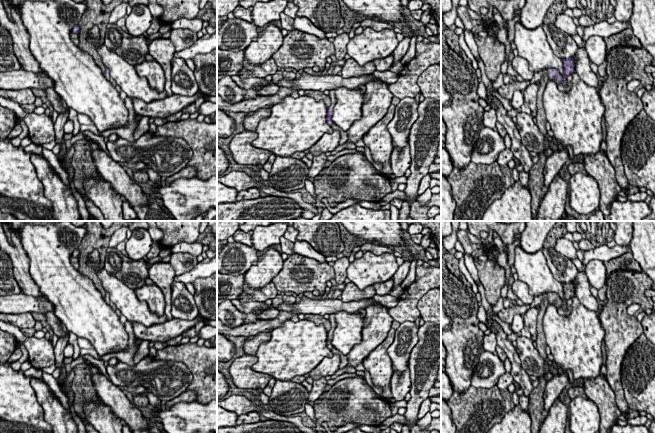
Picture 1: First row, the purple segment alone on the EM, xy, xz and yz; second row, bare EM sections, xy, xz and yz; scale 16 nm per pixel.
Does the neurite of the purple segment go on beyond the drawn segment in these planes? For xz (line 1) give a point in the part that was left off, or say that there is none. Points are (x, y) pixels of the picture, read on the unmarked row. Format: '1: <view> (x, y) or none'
1: xz (332, 318)

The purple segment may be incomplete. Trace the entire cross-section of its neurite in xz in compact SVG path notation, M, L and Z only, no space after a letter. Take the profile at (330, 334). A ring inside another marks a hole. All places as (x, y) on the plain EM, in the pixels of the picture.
M331 314L330 315L330 318L329 318L330 322L331 322L331 329L327 332L328 335L327 335L327 341L326 341L326 344L327 344L327 347L332 350L334 347L332 346L331 344L331 341L333 339L333 332L336 328L336 321L335 321L335 316L334 314Z

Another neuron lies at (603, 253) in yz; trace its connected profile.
M616 245L614 247L599 246L591 250L583 251L584 260L582 262L583 266L586 267L590 260L600 260L600 261L610 261L620 255L629 252L630 246L620 246Z

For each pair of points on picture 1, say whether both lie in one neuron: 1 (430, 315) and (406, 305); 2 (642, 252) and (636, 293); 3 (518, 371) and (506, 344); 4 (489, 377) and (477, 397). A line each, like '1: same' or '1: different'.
1: different
2: different
3: same
4: different

